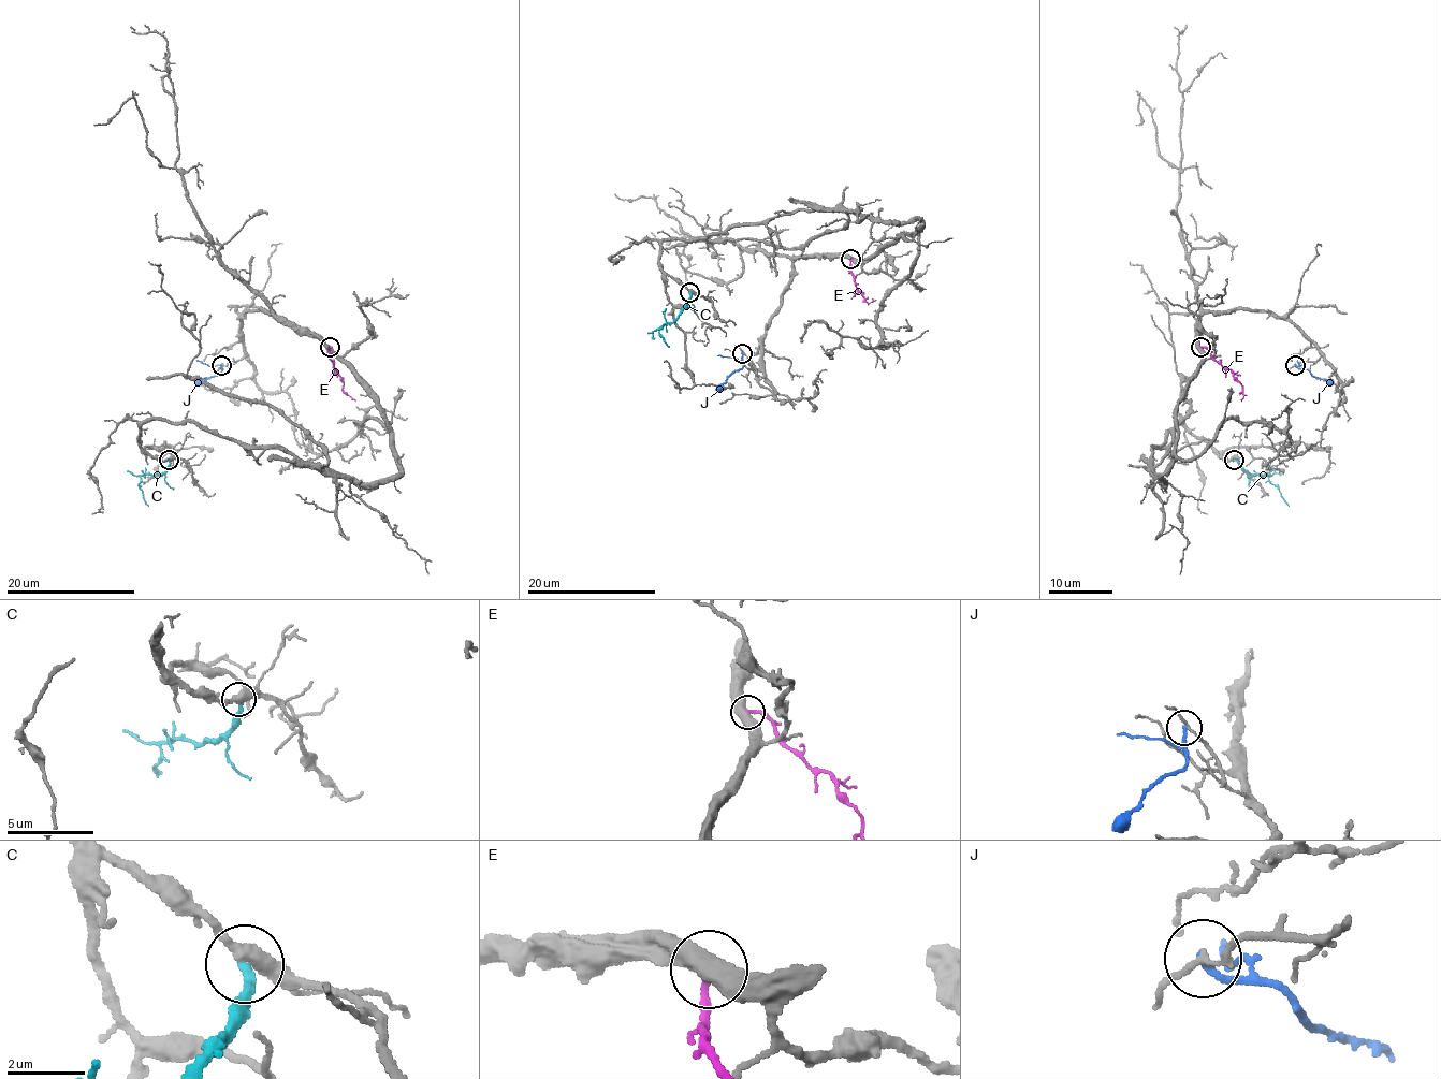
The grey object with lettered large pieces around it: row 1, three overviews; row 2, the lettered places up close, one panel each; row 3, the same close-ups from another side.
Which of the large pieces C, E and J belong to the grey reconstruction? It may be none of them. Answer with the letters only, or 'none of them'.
C

